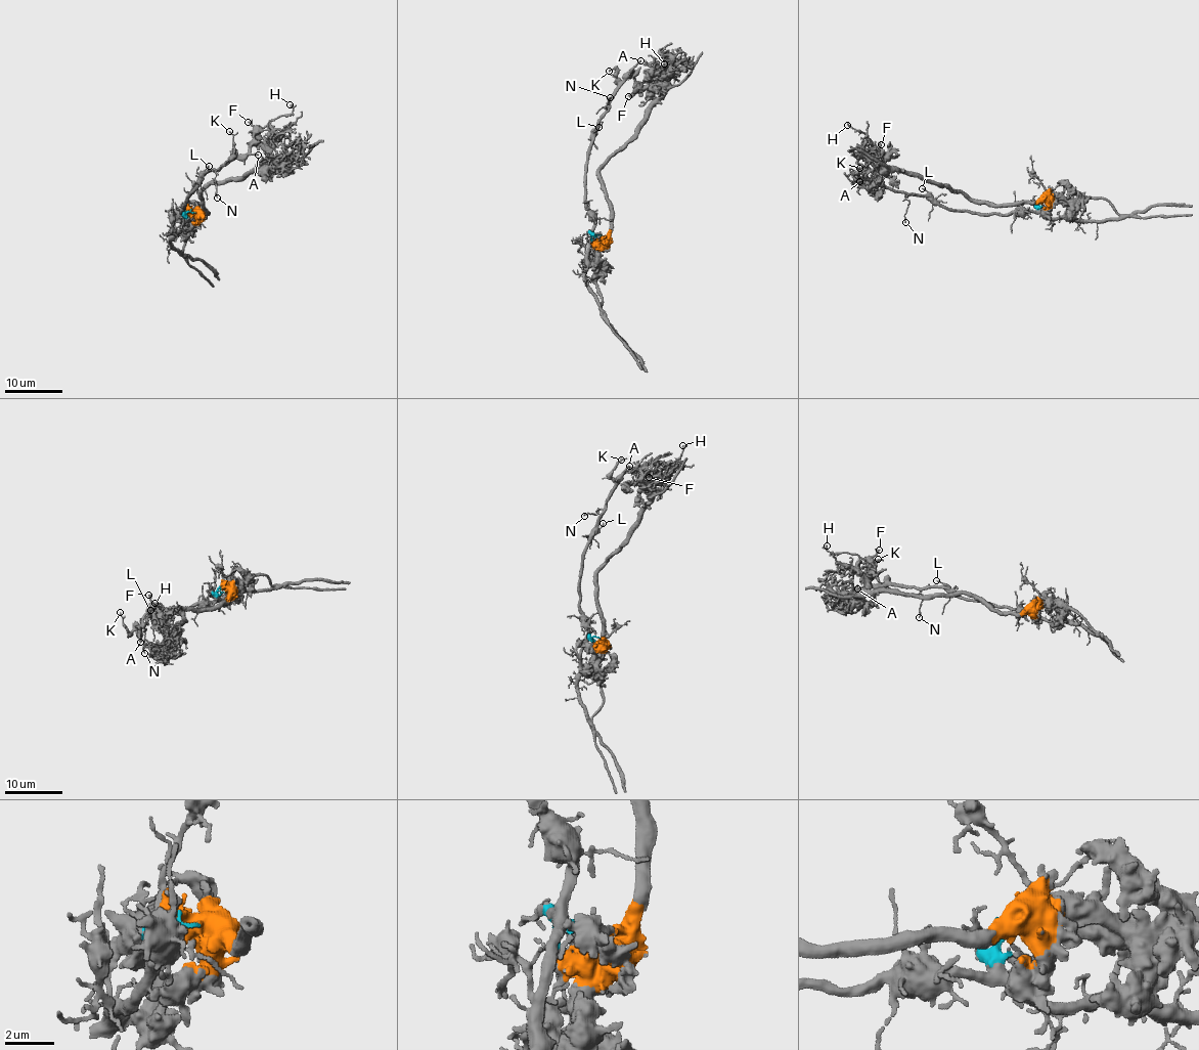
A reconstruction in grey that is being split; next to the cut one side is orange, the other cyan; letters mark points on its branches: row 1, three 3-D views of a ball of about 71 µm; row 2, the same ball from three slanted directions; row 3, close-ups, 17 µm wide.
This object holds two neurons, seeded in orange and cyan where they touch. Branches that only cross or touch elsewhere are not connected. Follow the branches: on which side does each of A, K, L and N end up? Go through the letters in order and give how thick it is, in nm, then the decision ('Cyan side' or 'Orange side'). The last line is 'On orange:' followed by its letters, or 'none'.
A: Thickness 180 nm. Cyan side
K: Thickness 80 nm. Cyan side
L: Thickness 110 nm. Cyan side
N: Thickness 120 nm. Cyan side
On orange: none

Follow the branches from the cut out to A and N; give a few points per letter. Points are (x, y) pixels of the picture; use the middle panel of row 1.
A: (602, 235), (594, 234), (593, 214), (585, 202), (586, 150), (592, 132), (606, 112), (611, 94), (640, 60)
N: (602, 235), (594, 234), (593, 214), (585, 202), (585, 166), (592, 132), (610, 97)

